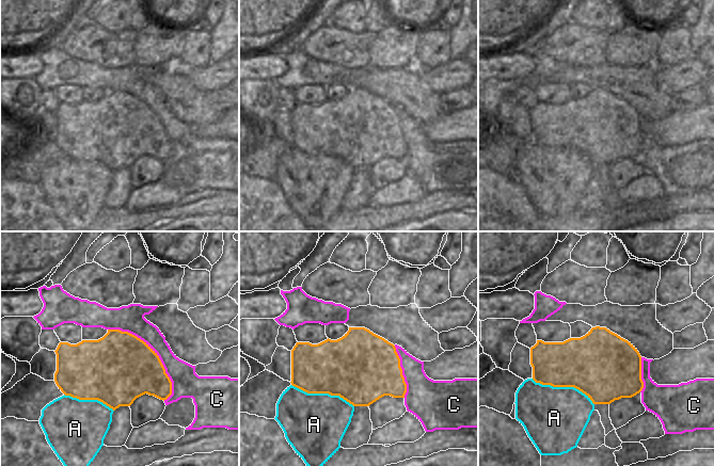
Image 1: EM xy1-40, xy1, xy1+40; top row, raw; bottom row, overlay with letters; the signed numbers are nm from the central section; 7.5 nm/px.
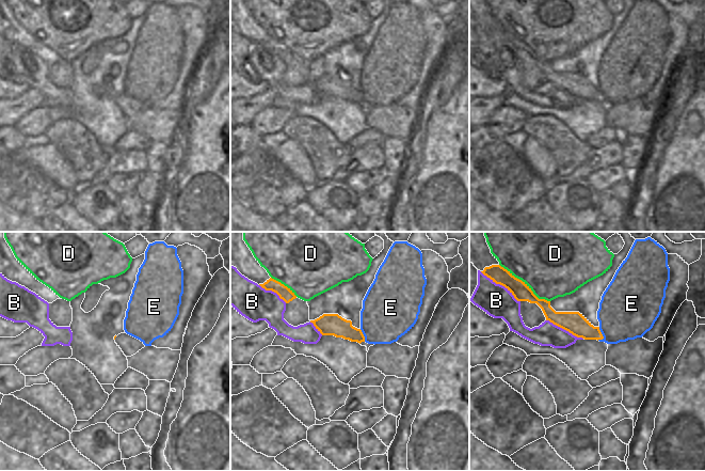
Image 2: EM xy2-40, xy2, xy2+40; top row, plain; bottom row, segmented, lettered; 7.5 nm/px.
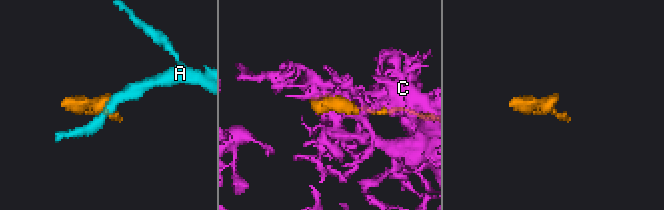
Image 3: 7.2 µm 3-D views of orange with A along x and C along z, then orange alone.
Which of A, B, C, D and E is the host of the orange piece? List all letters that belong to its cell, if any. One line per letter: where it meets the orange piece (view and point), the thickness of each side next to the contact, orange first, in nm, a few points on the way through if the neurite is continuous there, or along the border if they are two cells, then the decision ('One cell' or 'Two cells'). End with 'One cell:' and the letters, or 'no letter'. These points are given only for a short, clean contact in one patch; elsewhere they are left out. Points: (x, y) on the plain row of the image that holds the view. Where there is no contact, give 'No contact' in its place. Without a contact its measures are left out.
A: Touches orange at xy1+40 (564, 147). Thickness 420 nm (orange) against 480 nm. Two cells
B: Touches orange at xy2+40 (500, 45). Thickness 130 nm (orange) against 240 nm. Two cells
C: Touches orange at xy1-40 (155, 114). Thickness 480 nm (orange) against 190 nm. Two cells
D: Touches orange at xy2+40 (525, 45). Thickness 130 nm (orange) against 440 nm. Two cells
E: Touches orange at xy2+40 (601, 94). Thickness 160 nm (orange) against 420 nm. Boundary: xy2+40 (598, 88), (603, 97), (602, 100). Two cells
One cell: no letter.

